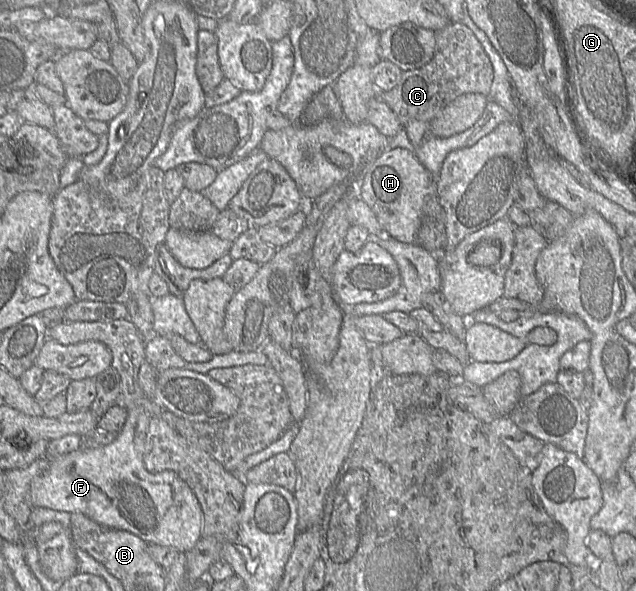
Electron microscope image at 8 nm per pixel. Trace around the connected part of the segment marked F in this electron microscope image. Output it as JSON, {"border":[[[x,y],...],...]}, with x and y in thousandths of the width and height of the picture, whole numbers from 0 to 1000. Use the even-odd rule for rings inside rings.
{"border":[[[223,689],[198,692],[198,714],[181,745],[164,755],[131,755],[97,772],[77,777],[74,797],[58,805],[47,826],[50,861],[71,858],[110,870],[129,868],[146,882],[171,892],[201,898],[230,919],[267,924],[283,936],[294,936],[318,909],[319,866],[297,821],[275,799],[261,795],[234,799],[225,782],[228,741],[234,721],[234,701]]]}

